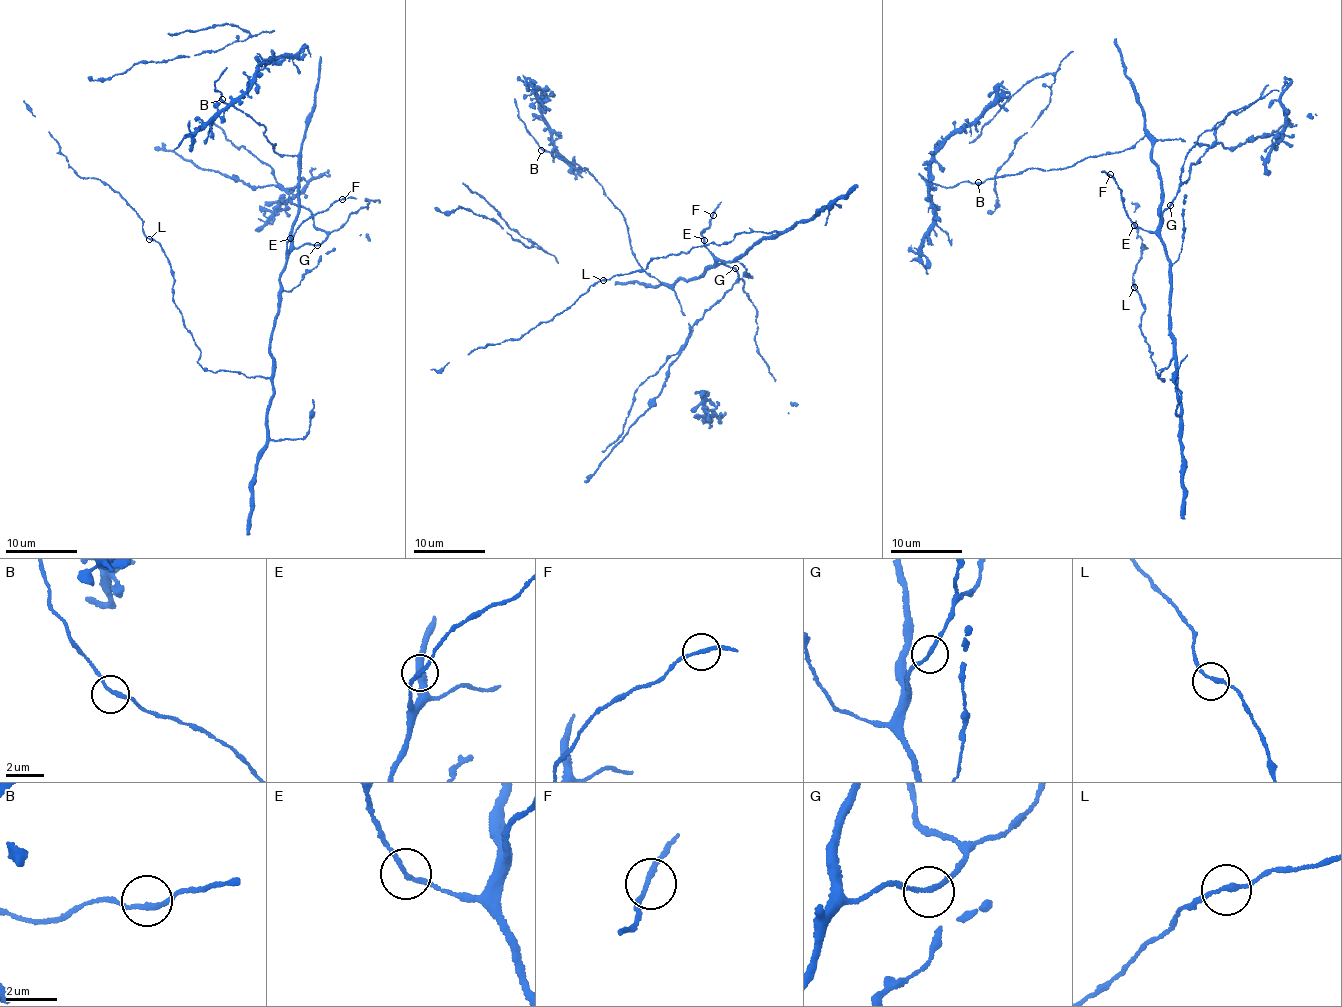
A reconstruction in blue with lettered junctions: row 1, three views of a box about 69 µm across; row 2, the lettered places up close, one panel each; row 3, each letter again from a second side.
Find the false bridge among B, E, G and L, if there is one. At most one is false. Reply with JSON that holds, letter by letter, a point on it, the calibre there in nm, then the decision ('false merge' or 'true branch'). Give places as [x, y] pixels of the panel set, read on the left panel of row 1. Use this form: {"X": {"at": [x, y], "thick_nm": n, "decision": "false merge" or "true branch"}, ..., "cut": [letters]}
{"B": {"at": [222, 99], "thick_nm": 190, "decision": "true branch"}, "E": {"at": [290, 238], "thick_nm": 170, "decision": "true branch"}, "G": {"at": [317, 245], "thick_nm": 170, "decision": "true branch"}, "L": {"at": [149, 239], "thick_nm": 170, "decision": "true branch"}, "cut": []}

